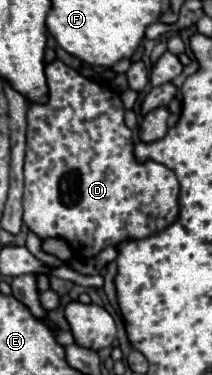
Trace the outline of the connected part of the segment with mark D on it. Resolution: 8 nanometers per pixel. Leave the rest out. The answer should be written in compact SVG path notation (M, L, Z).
M54 60L52 64L46 66L46 78L48 78L48 90L50 90L50 100L42 106L38 104L28 104L28 132L26 132L26 155L24 161L24 189L23 189L23 222L36 232L40 238L64 238L72 252L76 254L74 258L94 258L96 254L100 254L106 246L124 242L124 240L138 240L138 238L146 238L152 236L160 230L164 230L166 226L170 226L176 216L178 216L178 180L174 176L174 172L170 168L166 168L164 164L158 164L154 160L146 160L146 162L138 162L134 156L134 144L132 144L132 130L128 126L124 126L124 106L122 106L122 98L116 90L104 88L88 78L84 78L80 72L76 72L74 68L66 66L60 60Z

